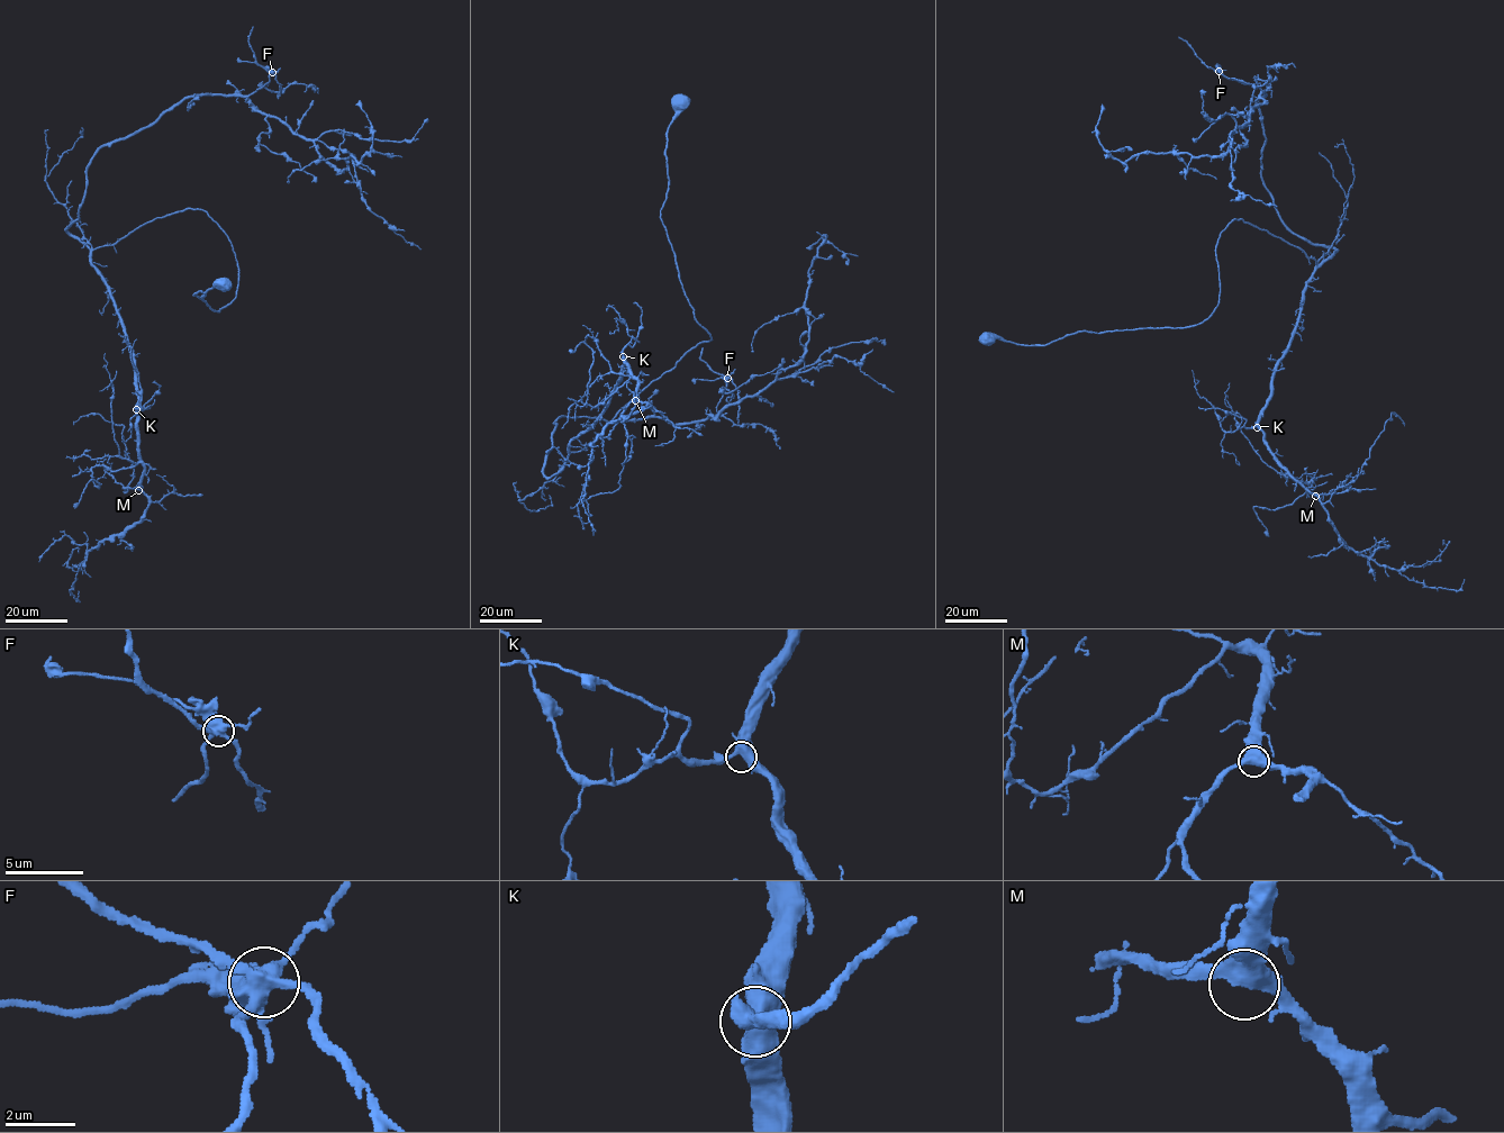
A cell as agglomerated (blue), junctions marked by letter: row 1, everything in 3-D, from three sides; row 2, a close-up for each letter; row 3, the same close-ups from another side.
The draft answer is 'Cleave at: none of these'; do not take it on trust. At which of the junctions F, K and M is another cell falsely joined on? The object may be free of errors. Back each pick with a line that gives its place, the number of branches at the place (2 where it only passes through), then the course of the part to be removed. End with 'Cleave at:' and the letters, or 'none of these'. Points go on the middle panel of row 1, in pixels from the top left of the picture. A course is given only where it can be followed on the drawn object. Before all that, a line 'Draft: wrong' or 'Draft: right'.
Draft: wrong
F: (727, 378) | 7 | (727, 378), (700, 360), (703, 347)
Cleave at: F

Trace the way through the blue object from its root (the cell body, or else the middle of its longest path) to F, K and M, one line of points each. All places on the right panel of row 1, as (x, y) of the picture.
F: (987, 337), (1203, 323), (1234, 219), (1316, 264), (1334, 254), (1288, 229), (1261, 177), (1266, 91), (1219, 71)
K: (987, 337), (1044, 345), (1083, 332), (1201, 324), (1219, 302), (1220, 233), (1240, 218), (1316, 264), (1257, 427)
M: (987, 337), (1201, 324), (1220, 233), (1267, 230), (1316, 264), (1258, 427), (1315, 496)

